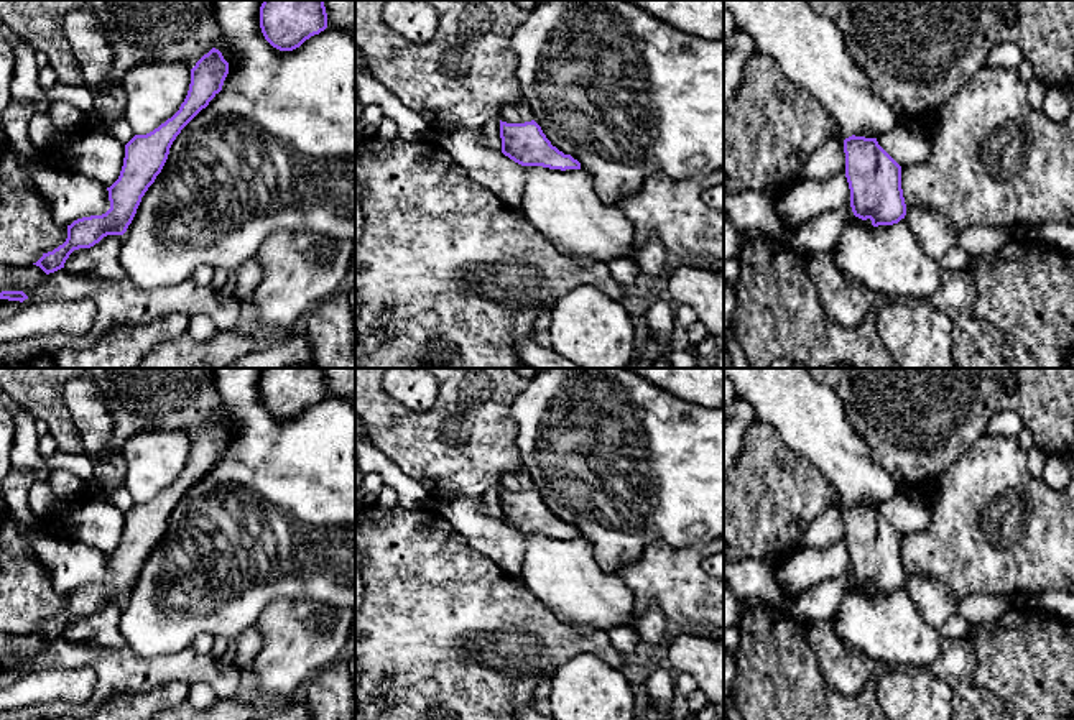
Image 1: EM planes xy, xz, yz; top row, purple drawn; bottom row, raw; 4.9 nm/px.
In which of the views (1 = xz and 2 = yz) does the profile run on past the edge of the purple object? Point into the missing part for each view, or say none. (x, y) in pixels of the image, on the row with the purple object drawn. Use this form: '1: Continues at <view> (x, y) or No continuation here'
1: No continuation here
2: No continuation here

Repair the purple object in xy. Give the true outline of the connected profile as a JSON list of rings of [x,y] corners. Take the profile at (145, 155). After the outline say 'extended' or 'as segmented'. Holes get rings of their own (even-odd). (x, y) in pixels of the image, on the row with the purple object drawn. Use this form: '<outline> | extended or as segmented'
[[[212,48],[191,69],[191,84],[179,110],[146,135],[135,135],[125,145],[125,158],[118,179],[107,187],[110,209],[67,225],[67,238],[53,252],[33,263],[46,275],[64,268],[74,250],[90,248],[107,235],[123,235],[132,224],[141,197],[161,173],[173,141],[181,130],[222,90],[229,62]]] | as segmented

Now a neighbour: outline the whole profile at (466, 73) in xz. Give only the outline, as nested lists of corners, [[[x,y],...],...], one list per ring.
[[[355,0],[355,48],[365,56],[370,74],[406,108],[426,115],[441,132],[480,130],[488,120],[500,118],[503,105],[523,100],[512,36],[530,12],[515,0],[433,0],[439,26],[423,44],[400,36],[383,20],[387,2]]]

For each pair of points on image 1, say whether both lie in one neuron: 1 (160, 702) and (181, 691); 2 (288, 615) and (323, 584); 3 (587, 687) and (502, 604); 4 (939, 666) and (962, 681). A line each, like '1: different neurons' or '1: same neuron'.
1: same neuron
2: different neurons
3: different neurons
4: same neuron

